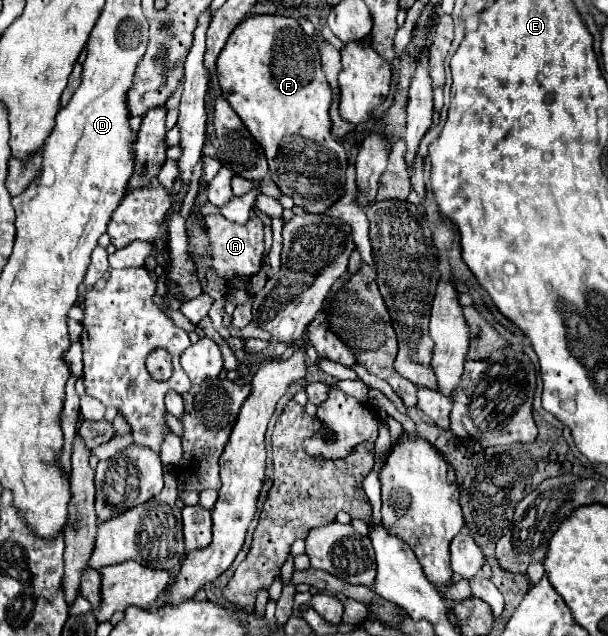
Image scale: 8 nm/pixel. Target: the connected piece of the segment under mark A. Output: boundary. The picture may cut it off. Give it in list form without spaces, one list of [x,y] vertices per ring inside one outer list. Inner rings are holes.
[[[209,214],[203,220],[205,220],[209,246],[211,246],[211,268],[217,272],[217,276],[225,280],[231,280],[235,276],[241,276],[241,278],[255,276],[263,262],[263,224],[261,220],[253,216],[243,226],[225,220],[221,214]]]

